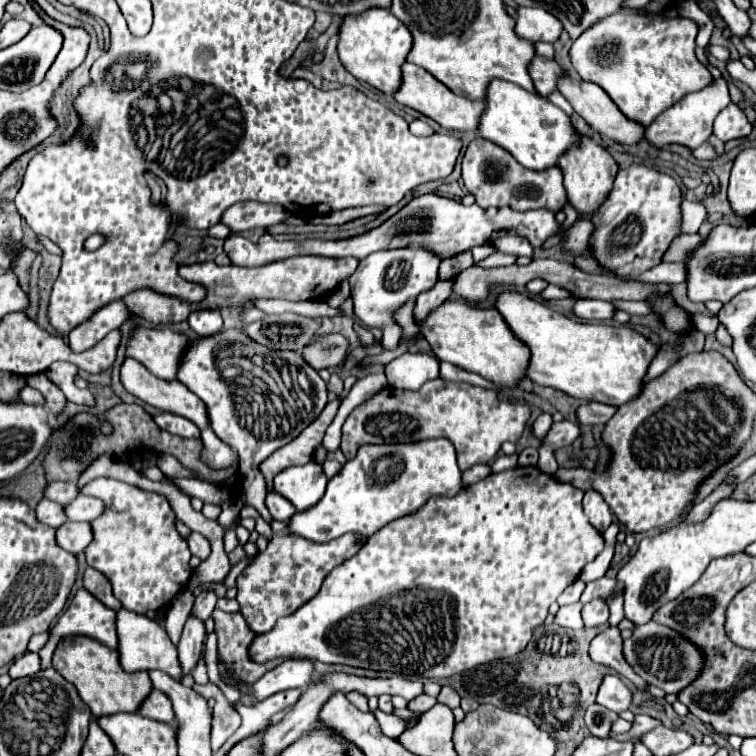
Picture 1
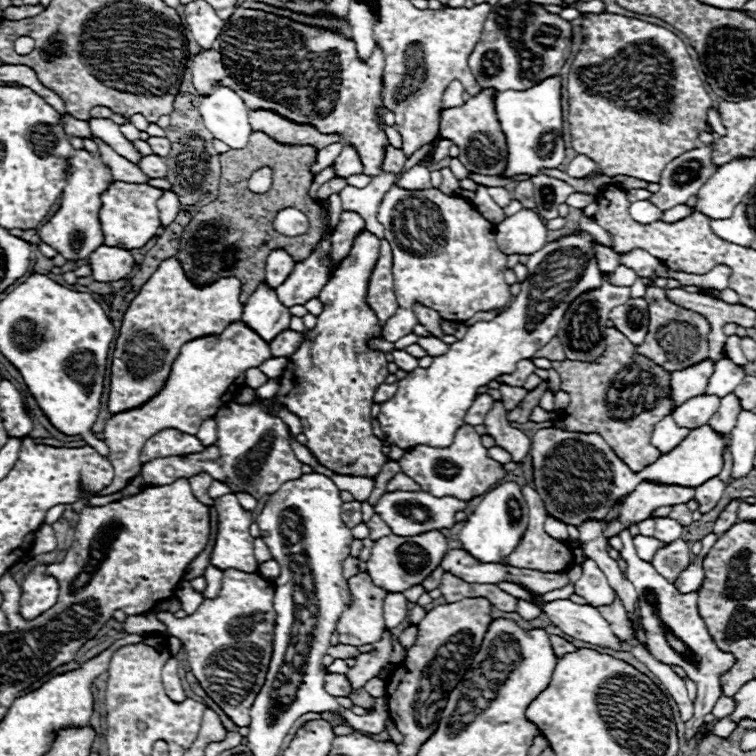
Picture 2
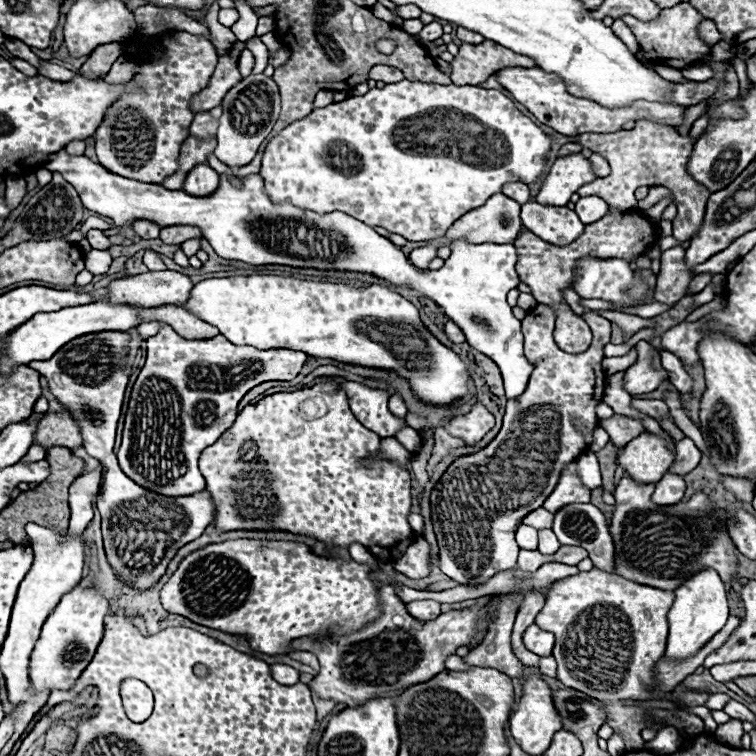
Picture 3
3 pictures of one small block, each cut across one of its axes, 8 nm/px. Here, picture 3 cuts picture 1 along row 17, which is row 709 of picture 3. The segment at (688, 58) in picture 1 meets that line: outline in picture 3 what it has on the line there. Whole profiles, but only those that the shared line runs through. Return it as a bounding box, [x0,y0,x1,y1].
[536,568,702,750]

